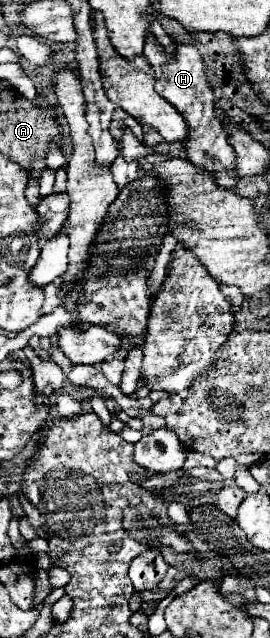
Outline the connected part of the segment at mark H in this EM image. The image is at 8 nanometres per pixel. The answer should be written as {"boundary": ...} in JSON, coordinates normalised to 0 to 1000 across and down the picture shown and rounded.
{"boundary":[[[544,61],[537,89],[574,111],[574,143],[604,149],[604,155],[619,155],[648,171],[663,171],[685,193],[700,196],[700,208],[685,218],[693,252],[707,252],[715,262],[737,262],[781,271],[796,287],[811,287],[819,293],[833,296],[870,293],[885,277],[870,265],[856,265],[856,227],[841,224],[841,212],[826,208],[826,196],[804,183],[804,171],[789,161],[789,143],[767,133],[752,89],[737,86],[737,77],[722,71],[656,67],[648,83],[619,86],[604,83],[604,74],[574,61]]]}

